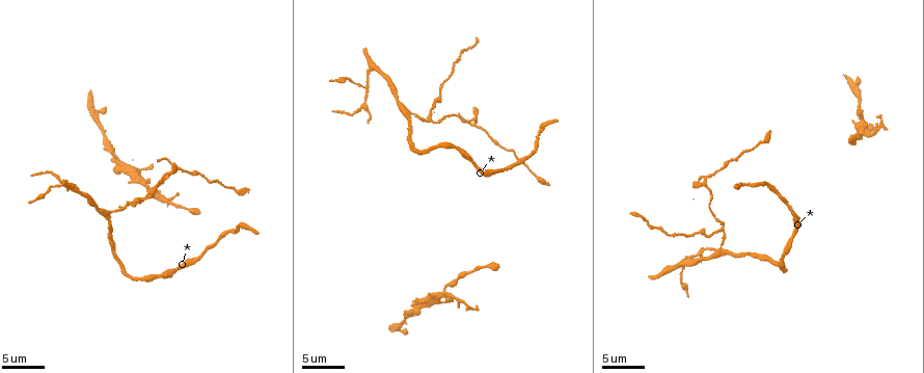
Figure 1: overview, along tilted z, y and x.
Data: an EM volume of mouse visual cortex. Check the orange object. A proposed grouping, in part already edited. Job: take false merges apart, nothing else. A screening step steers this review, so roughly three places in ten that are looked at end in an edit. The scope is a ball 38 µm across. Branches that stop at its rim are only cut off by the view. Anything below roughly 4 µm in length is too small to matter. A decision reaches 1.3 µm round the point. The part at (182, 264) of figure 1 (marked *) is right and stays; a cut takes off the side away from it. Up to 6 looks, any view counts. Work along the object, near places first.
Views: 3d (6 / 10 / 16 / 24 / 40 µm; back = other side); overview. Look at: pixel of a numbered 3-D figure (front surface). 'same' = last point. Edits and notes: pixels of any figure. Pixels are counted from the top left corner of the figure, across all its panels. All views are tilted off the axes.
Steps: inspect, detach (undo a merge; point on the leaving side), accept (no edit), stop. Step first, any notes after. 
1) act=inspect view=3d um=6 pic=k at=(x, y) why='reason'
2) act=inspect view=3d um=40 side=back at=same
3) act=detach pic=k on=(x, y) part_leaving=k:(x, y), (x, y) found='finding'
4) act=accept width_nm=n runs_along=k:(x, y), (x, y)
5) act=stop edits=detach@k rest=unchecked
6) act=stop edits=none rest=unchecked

act=inspect view=3d um=16 pic=1 at=(444, 293) why='four-way junction'

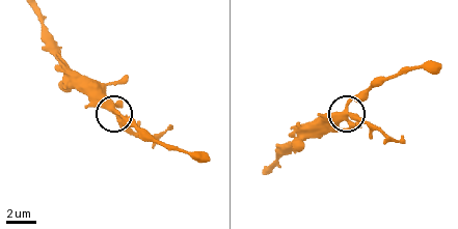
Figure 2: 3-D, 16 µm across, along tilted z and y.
act=inspect view=3d um=6 pic=2 at=(349, 113) why='zoom in'

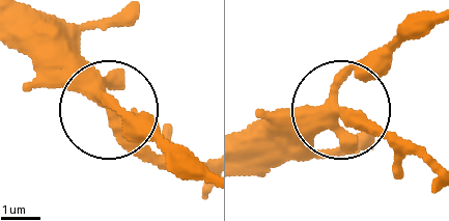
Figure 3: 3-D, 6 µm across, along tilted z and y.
act=accept width_nm=330 found='all the same neuron'

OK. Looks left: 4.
act=inspect view=3d um=16 pic=1 at=(368, 90) why='a fork'

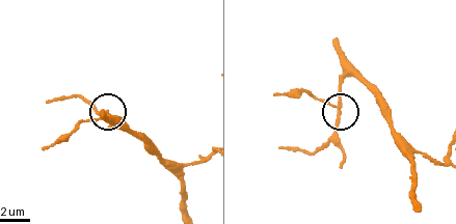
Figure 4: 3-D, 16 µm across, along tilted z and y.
act=detach pic=4 on=(82, 119) width_nm=190 found='two neurons meet here'

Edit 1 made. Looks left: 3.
act=inspect view=3d um=6 pic=1 at=(719, 229) why='a fork'

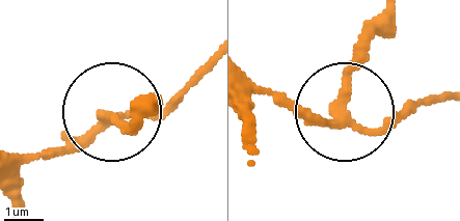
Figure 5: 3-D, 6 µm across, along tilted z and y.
act=detach pic=5 on=(122, 127) part_leaving=5:(342, 116), (345, 75), (377, 17) found='two neurons meet here'

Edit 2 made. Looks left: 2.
act=stop edits=detach@4,detach@5 rest=unchecked

